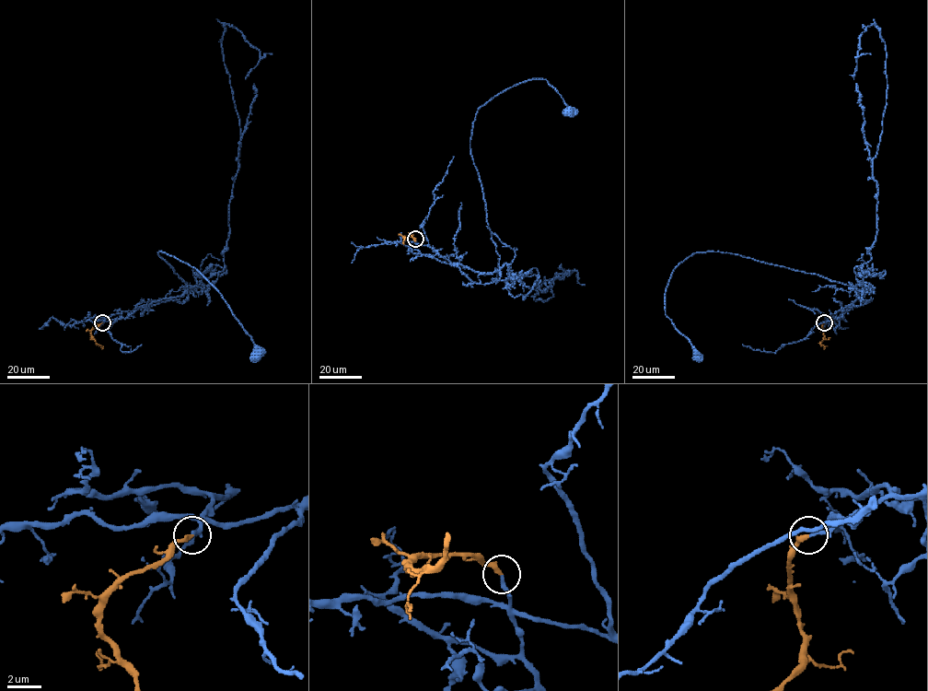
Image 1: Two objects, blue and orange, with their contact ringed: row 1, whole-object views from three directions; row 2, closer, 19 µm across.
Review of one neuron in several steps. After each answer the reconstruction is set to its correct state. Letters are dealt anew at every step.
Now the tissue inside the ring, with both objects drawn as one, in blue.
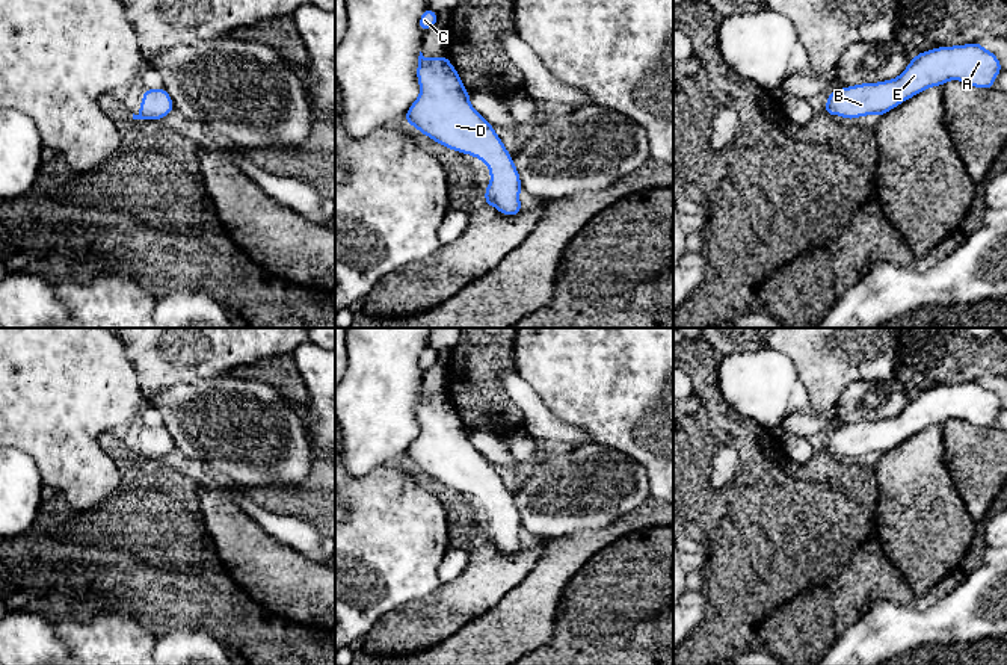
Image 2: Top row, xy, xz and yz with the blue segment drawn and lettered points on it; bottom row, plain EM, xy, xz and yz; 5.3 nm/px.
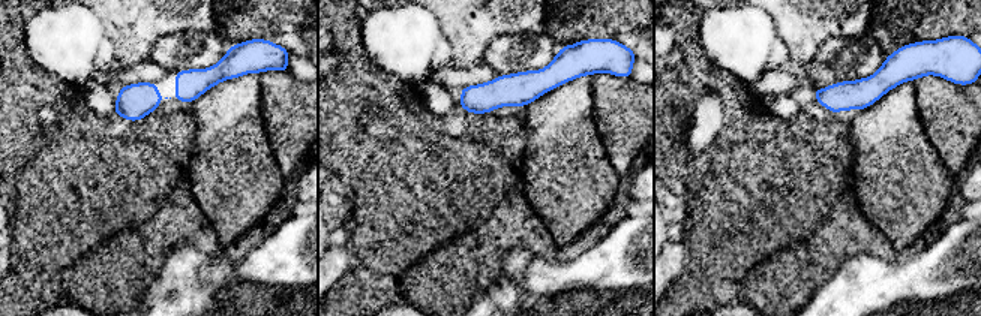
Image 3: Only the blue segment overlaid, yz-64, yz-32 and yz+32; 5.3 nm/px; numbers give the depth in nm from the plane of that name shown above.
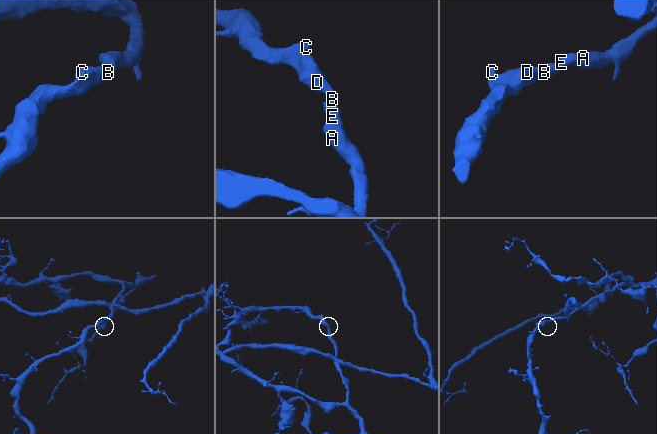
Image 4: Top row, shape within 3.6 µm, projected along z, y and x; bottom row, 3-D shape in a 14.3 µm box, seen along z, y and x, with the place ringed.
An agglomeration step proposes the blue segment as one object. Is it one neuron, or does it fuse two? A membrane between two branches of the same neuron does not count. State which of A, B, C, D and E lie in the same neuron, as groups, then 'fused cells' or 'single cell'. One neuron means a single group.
A B C D E; single cell

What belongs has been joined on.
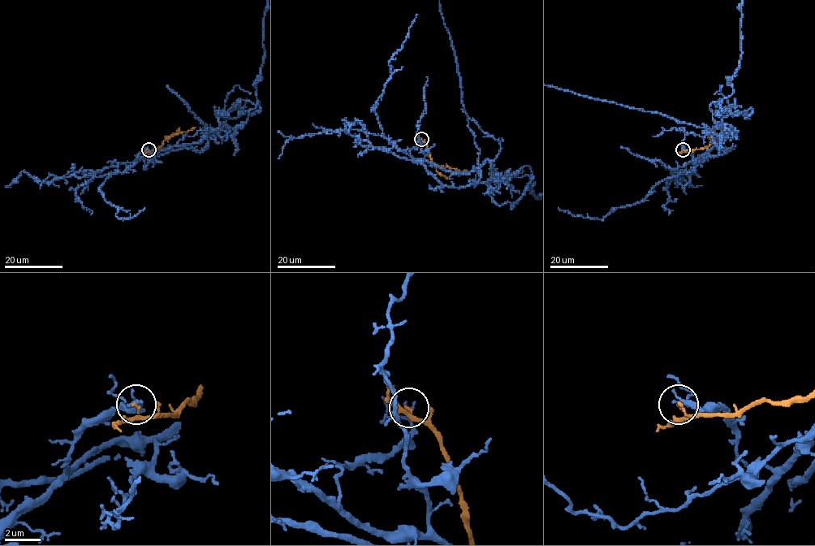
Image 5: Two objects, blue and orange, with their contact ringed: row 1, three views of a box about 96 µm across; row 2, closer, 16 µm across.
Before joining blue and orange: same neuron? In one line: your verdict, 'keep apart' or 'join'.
keep apart

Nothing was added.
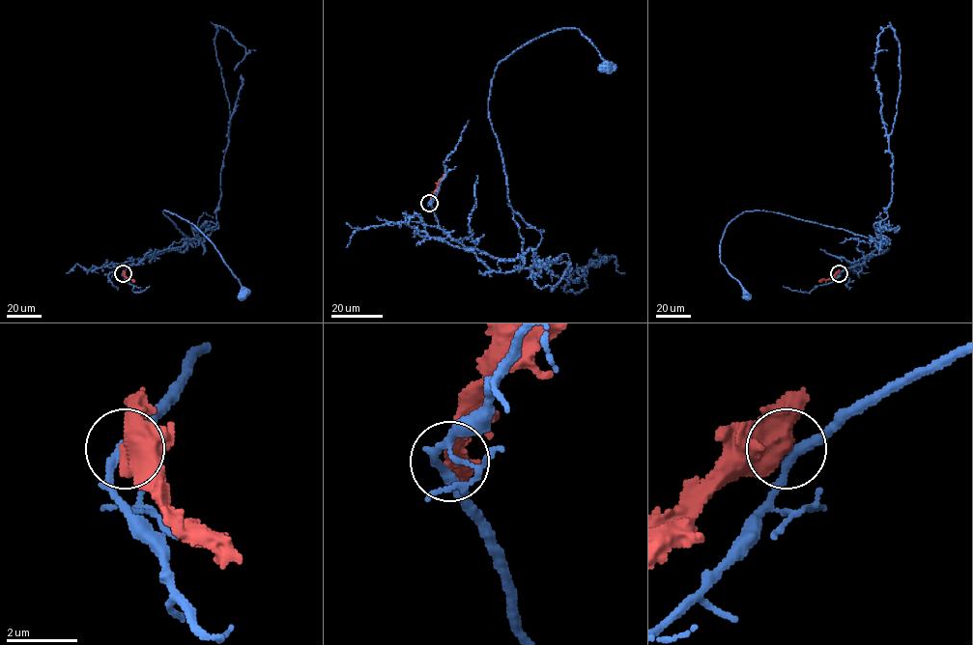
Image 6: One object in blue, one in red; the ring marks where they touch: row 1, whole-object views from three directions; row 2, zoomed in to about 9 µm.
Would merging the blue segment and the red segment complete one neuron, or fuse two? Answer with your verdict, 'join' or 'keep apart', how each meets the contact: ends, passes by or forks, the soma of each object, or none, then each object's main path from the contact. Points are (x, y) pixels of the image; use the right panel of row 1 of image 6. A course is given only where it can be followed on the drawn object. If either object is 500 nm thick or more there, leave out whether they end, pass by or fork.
keep apart | blue passes by | red passes by | blue (747, 296) | red none | blue via (839, 273), (861, 265), (877, 247), (872, 238), (780, 213), (745, 210), (724, 233), (720, 261), (748, 295) | red via (839, 273), (818, 281)

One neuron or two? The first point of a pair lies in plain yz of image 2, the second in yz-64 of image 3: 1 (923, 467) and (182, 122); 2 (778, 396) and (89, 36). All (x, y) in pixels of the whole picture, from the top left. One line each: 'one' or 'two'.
1: two
2: one

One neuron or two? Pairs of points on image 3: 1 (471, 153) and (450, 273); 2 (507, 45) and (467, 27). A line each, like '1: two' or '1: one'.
1: one
2: two

